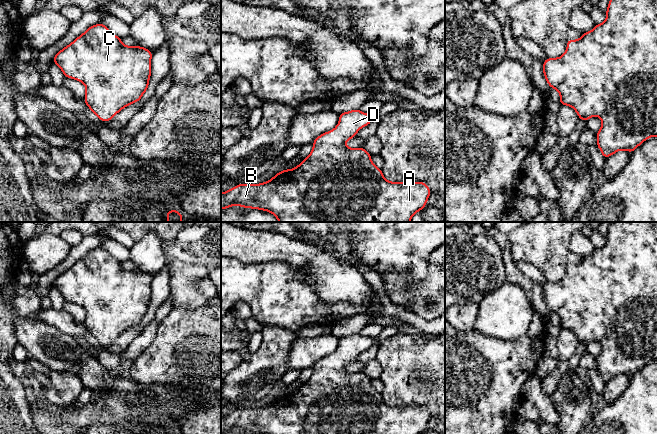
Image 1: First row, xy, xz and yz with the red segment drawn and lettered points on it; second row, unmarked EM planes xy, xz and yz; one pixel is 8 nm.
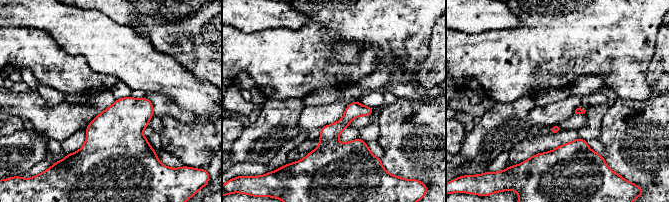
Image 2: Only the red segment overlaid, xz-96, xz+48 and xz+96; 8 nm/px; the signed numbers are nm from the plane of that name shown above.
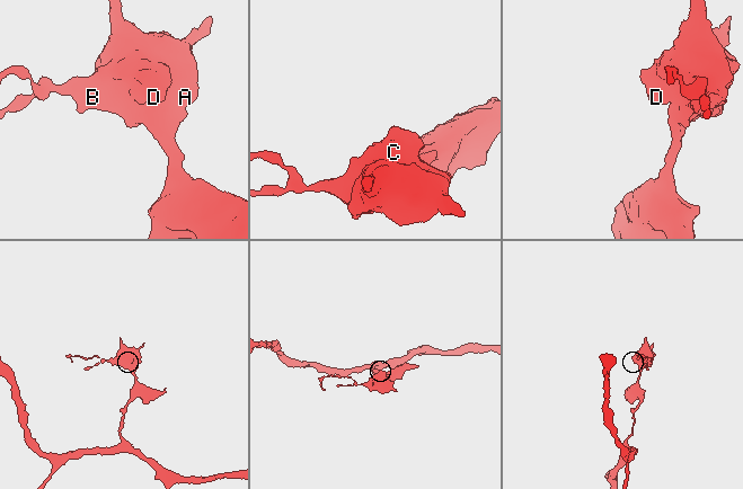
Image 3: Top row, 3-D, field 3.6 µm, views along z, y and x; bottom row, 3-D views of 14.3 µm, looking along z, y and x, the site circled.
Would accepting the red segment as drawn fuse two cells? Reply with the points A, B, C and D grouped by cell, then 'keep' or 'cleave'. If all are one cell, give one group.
A B C D; keep

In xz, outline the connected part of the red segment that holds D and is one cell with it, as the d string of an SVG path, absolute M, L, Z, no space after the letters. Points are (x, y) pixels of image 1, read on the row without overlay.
M359 333L351 334L339 338L338 349L330 356L325 356L320 360L316 361L313 365L313 373L308 381L304 382L303 385L294 393L286 393L277 397L268 406L261 408L238 408L237 410L221 417L221 434L239 429L243 432L252 432L260 434L422 434L427 427L427 424L431 418L430 412L424 406L390 406L386 404L382 398L382 394L374 389L371 384L371 379L363 372L348 372L345 367L350 363L356 361L356 358L360 352L363 352L370 348L374 342L374 339L366 338L361 336Z

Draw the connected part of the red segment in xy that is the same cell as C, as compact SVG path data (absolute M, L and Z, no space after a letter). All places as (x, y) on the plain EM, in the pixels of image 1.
M98 247L60 274L53 285L66 302L85 309L86 329L102 346L107 346L126 330L138 326L148 313L151 282L152 275L141 270L124 269L105 249Z

